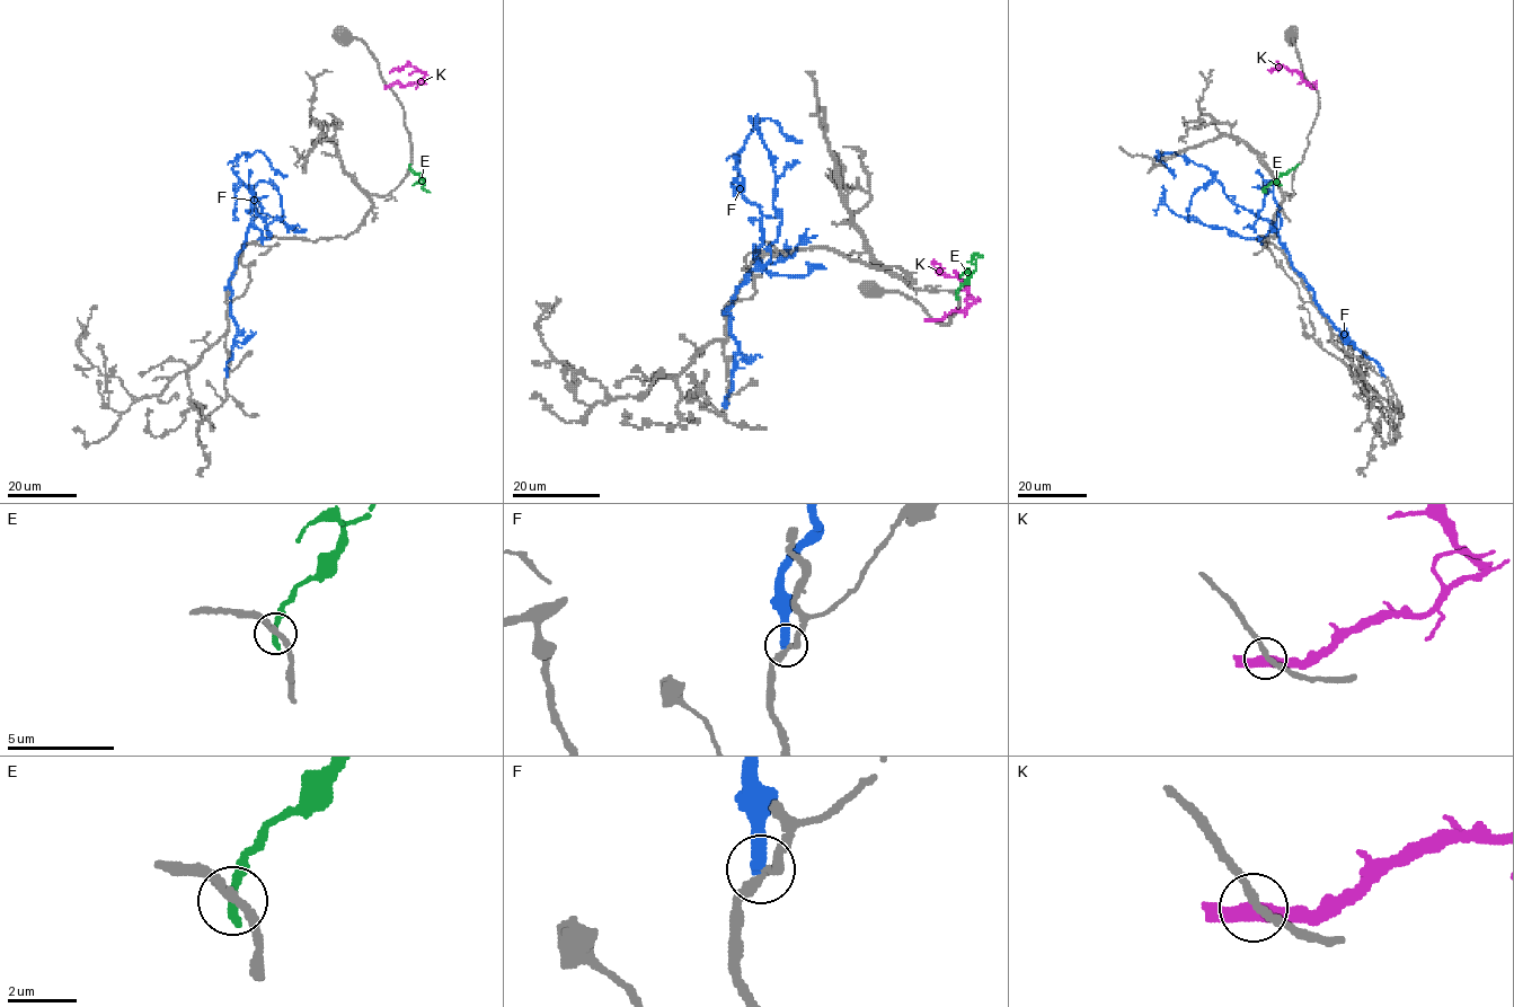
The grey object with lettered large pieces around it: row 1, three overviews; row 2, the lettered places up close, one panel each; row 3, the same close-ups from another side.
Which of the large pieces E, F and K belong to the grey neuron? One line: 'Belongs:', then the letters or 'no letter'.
Belongs: no letter

